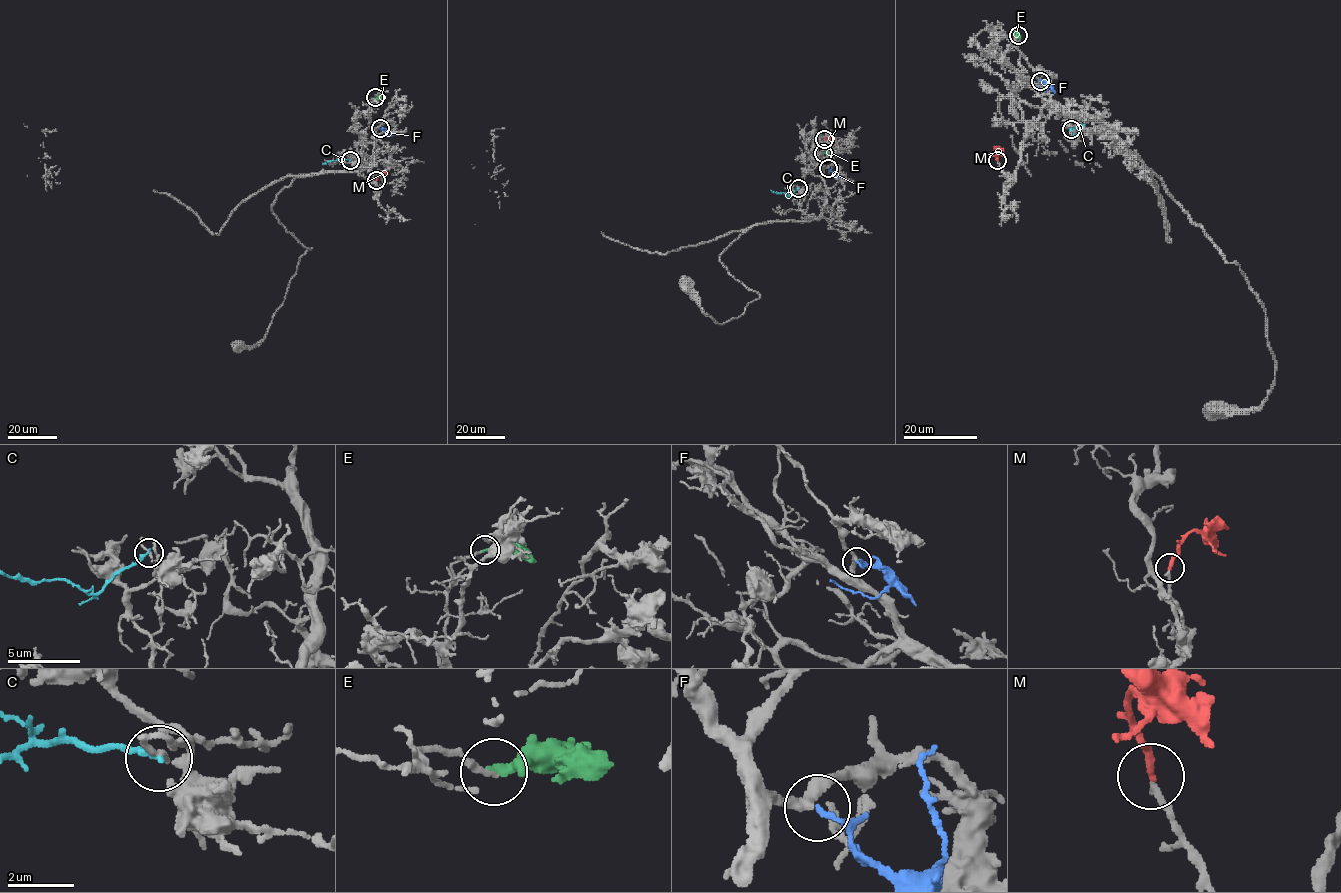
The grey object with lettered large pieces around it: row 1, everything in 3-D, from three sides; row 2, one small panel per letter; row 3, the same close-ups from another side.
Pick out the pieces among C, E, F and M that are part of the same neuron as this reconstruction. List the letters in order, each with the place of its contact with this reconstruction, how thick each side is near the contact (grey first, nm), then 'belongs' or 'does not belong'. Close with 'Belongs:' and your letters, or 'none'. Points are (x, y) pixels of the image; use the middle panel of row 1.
C: meets grey at (798, 188); 180 nm thick on the grey side, 200 nm on the other; does not belong
E: meets grey at (823, 153); 200 nm thick on the grey side, 320 nm on the other; belongs
F: meets grey at (828, 168); 280 nm thick on the grey side, 140 nm on the other; belongs
M: meets grey at (824, 139); 190 nm thick on the grey side, 220 nm on the other; belongs
Belongs: E, F, M

